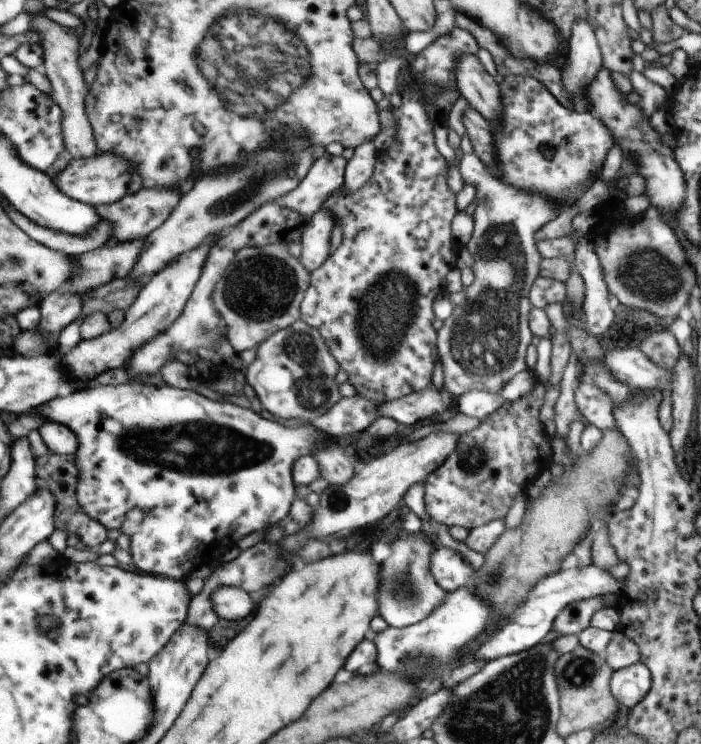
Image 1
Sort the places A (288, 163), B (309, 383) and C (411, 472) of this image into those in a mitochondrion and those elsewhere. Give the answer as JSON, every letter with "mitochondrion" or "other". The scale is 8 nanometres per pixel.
{"A":"mitochondrion","B":"mitochondrion","C":"other"}

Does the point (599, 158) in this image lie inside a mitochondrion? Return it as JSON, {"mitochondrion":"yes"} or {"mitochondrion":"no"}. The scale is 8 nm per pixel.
{"mitochondrion":"no"}

